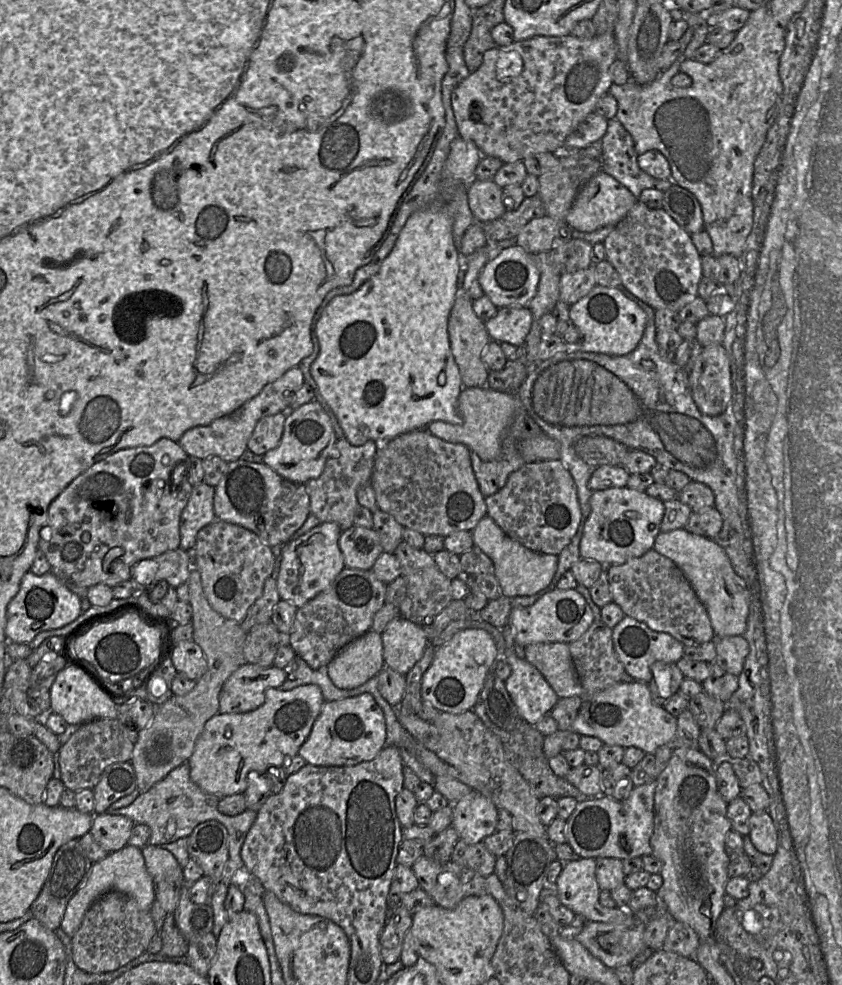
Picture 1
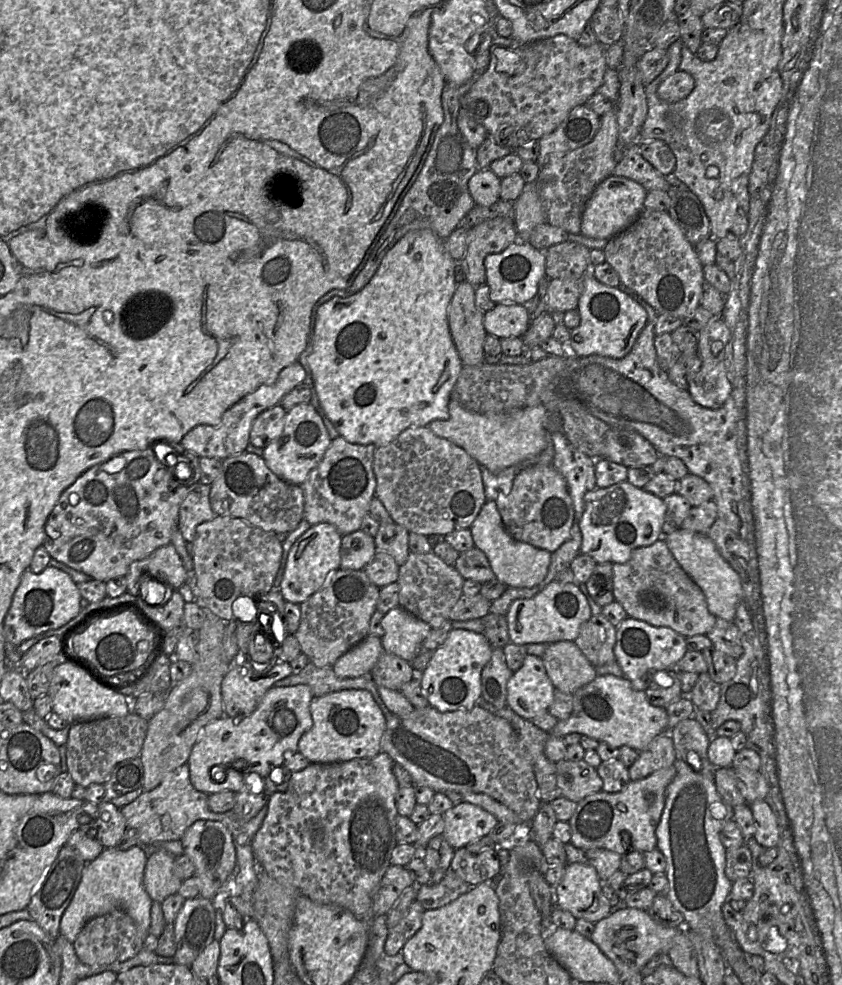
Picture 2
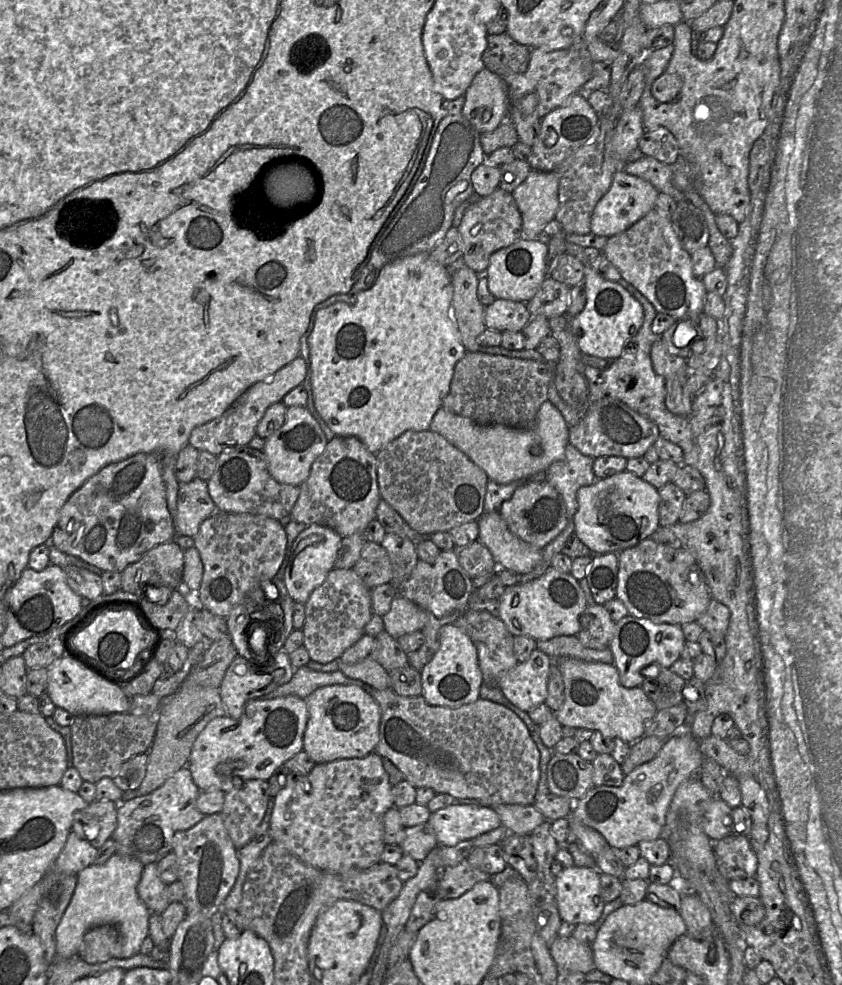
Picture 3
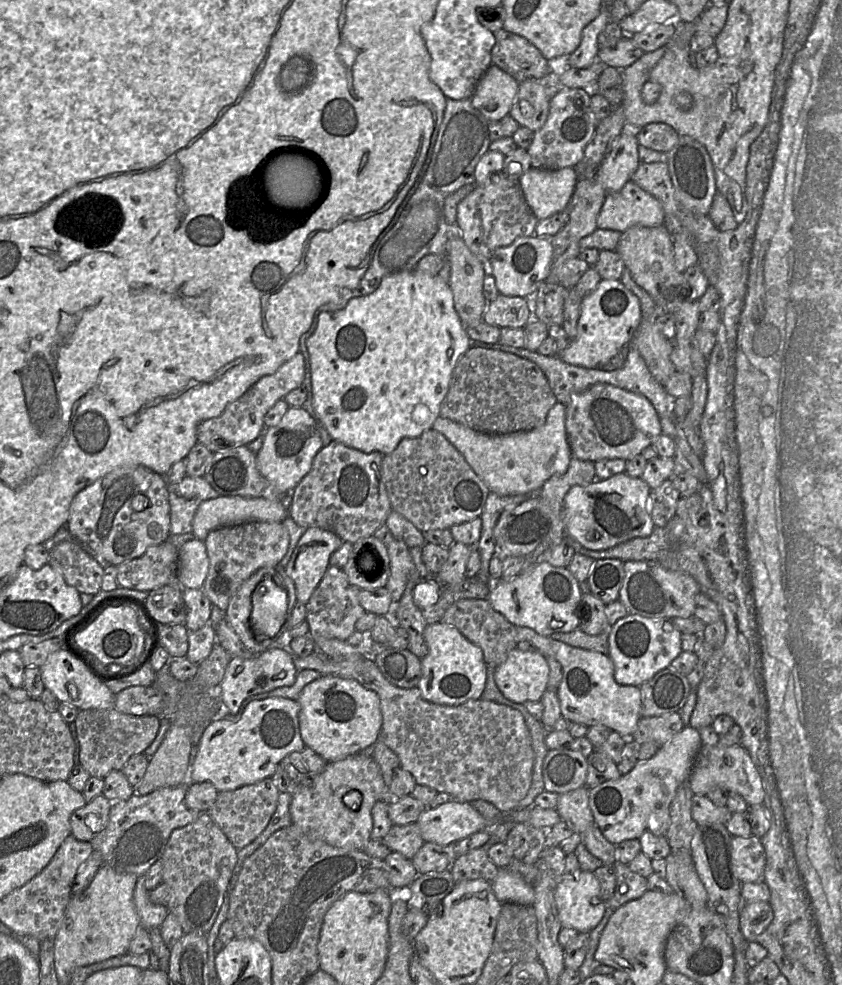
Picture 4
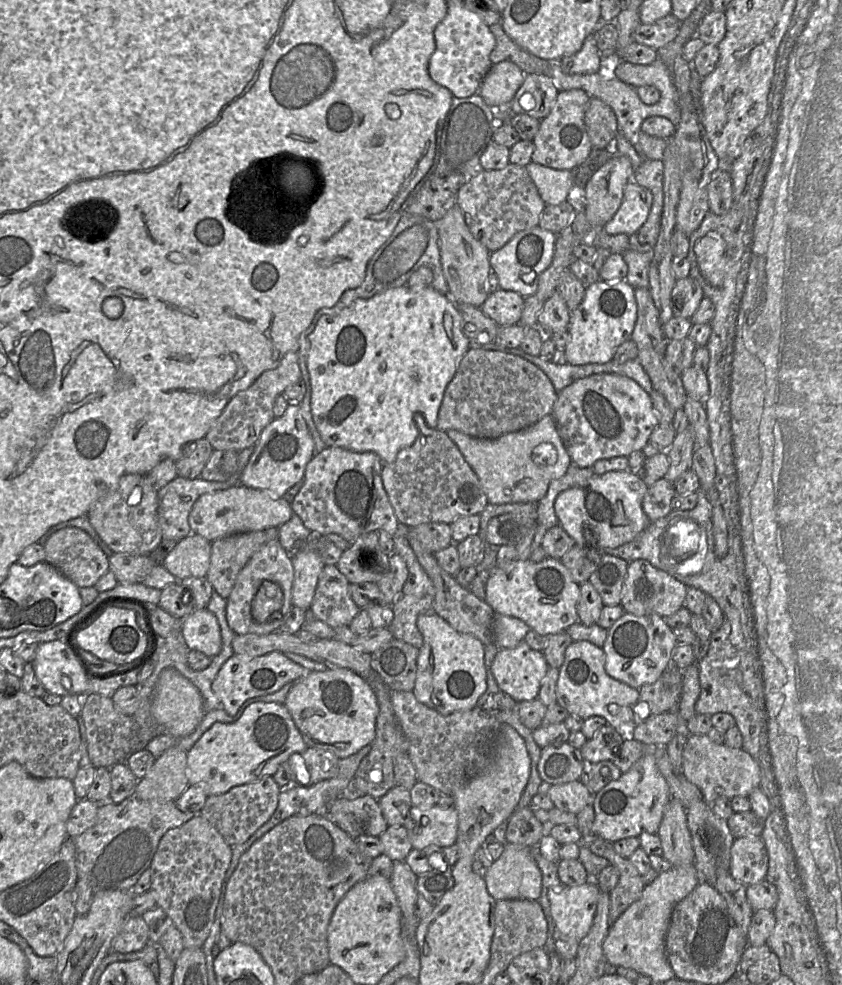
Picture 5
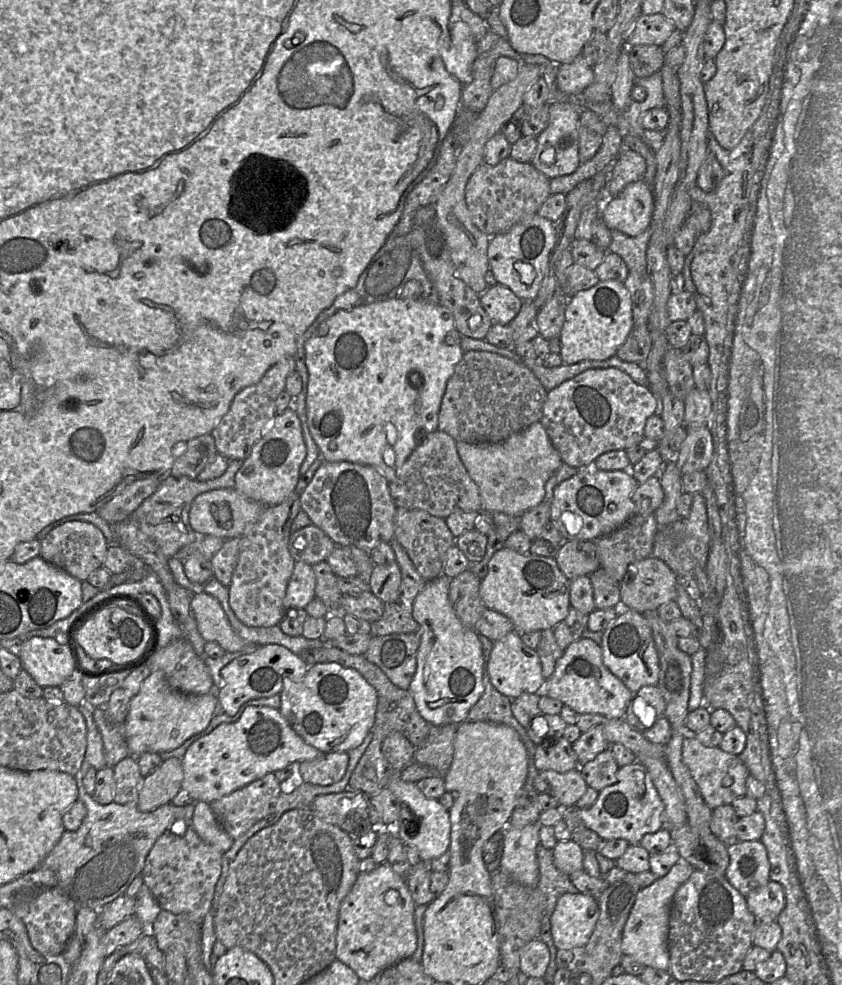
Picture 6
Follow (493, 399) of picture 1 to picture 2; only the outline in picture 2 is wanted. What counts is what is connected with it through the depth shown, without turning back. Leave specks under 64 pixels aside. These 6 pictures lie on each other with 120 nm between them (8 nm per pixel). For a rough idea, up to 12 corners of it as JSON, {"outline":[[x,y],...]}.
{"outline":[[450,399],[427,427],[493,473],[547,447],[542,404],[477,414]]}

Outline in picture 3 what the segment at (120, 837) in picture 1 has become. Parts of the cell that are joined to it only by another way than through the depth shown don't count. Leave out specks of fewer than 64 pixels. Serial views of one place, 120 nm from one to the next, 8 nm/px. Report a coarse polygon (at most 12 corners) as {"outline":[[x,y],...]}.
{"outline":[[95,800],[71,830],[99,849],[117,826],[117,803]]}

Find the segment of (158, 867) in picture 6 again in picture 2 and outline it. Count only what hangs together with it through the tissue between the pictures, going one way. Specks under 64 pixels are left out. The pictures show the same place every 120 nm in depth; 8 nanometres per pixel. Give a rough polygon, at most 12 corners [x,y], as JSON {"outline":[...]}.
{"outline":[[197,820],[180,841],[212,900],[236,865],[230,831]]}

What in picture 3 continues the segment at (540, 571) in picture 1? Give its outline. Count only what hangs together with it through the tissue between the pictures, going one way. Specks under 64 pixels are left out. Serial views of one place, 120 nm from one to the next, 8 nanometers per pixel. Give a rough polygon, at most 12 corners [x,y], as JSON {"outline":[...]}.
{"outline":[[499,511],[483,513],[477,540],[499,567],[524,574],[542,550],[514,536]]}

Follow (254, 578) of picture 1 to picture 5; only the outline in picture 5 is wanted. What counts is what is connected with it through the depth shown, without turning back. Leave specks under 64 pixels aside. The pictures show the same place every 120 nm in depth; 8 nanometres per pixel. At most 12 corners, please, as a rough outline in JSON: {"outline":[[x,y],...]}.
{"outline":[[276,527],[211,542],[206,578],[227,599],[257,550]]}

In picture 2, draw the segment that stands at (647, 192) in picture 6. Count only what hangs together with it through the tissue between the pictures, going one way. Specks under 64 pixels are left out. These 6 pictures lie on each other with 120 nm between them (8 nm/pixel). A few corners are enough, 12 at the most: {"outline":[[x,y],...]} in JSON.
{"outline":[[611,175],[591,195],[581,234],[611,239],[642,213],[647,191]]}

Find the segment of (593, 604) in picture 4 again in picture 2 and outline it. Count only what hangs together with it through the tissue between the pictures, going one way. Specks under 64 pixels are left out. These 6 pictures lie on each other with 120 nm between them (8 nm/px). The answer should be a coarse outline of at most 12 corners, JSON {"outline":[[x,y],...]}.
{"outline":[[602,614],[573,642],[594,667],[615,661],[616,627]]}

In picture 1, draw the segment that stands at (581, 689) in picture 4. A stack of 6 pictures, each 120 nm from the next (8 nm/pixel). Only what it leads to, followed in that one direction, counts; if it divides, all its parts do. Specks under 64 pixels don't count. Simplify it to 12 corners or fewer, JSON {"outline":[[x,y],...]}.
{"outline":[[620,682],[583,696],[570,730],[546,736],[545,756],[571,733],[651,753],[672,745],[677,717],[648,685]]}

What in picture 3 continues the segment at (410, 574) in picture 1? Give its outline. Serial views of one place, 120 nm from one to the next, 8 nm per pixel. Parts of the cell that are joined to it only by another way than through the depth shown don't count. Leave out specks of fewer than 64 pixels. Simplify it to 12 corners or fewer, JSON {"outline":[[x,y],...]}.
{"outline":[[457,551],[419,560],[398,595],[437,618],[474,591]]}

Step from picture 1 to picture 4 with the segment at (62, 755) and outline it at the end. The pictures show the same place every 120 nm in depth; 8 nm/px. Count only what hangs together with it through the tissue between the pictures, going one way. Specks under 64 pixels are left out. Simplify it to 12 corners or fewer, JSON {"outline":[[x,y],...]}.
{"outline":[[79,710],[80,765],[103,779],[144,754],[157,716]]}

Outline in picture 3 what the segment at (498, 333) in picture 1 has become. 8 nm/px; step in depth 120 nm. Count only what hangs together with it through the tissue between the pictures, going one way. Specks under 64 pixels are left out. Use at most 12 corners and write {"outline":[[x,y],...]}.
{"outline":[[495,299],[484,311],[486,328],[522,332],[527,304]]}

